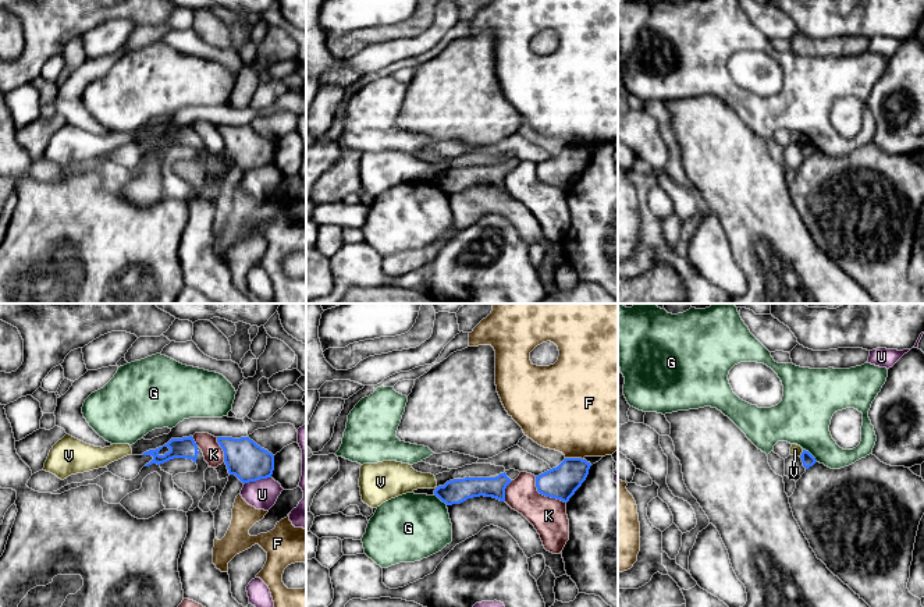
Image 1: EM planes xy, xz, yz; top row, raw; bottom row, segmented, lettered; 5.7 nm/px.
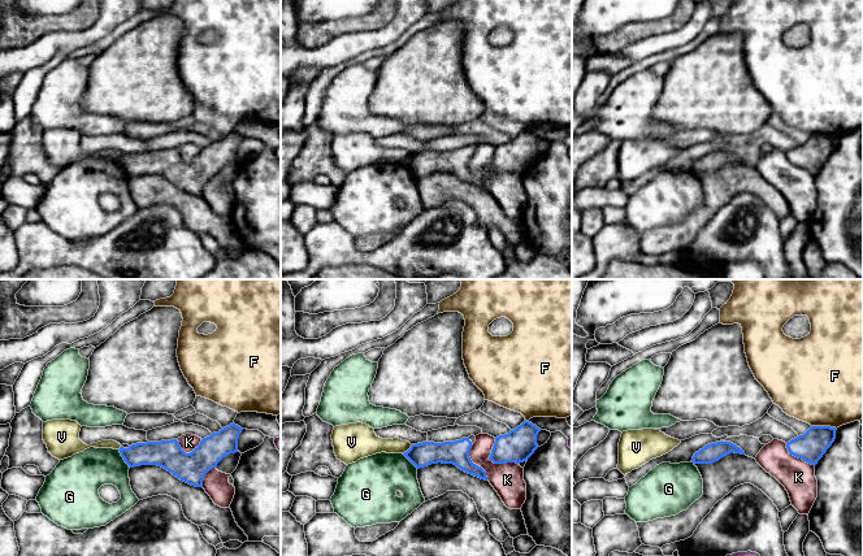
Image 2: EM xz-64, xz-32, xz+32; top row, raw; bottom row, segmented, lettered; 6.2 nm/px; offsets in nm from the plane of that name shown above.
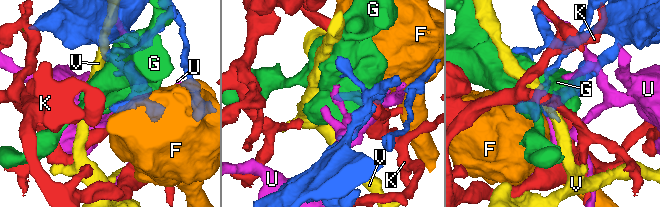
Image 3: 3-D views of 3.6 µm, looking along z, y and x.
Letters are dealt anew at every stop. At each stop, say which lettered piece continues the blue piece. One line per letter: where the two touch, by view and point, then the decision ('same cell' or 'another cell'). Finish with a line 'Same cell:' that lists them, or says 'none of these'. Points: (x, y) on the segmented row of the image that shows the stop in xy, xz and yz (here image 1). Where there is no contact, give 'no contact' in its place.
F: xz (575, 458) | another cell
G: yz (810, 454) | another cell
K: xz (544, 494) | another cell
U: xy (256, 479) | another cell
V: yz (802, 453) | another cell
Same cell: none of these

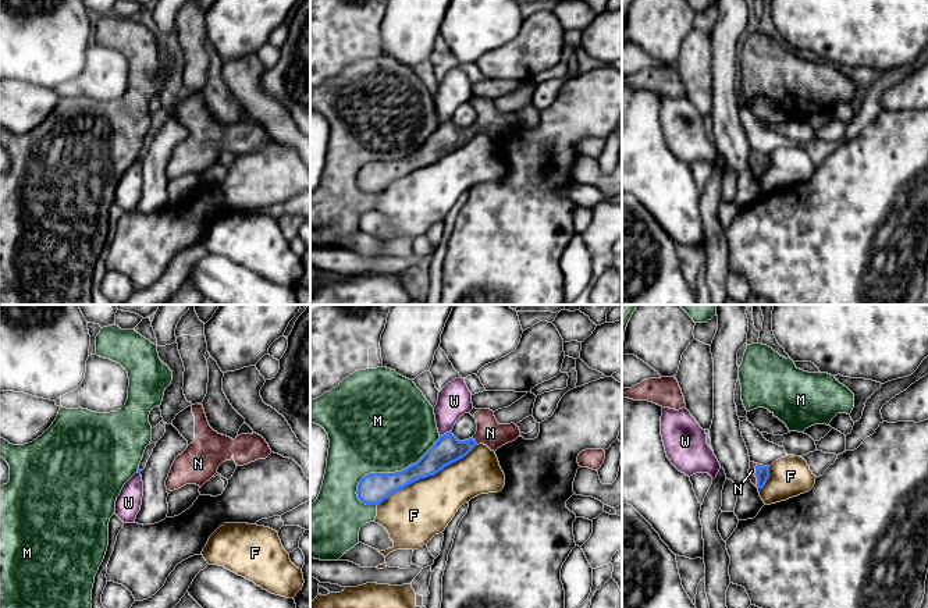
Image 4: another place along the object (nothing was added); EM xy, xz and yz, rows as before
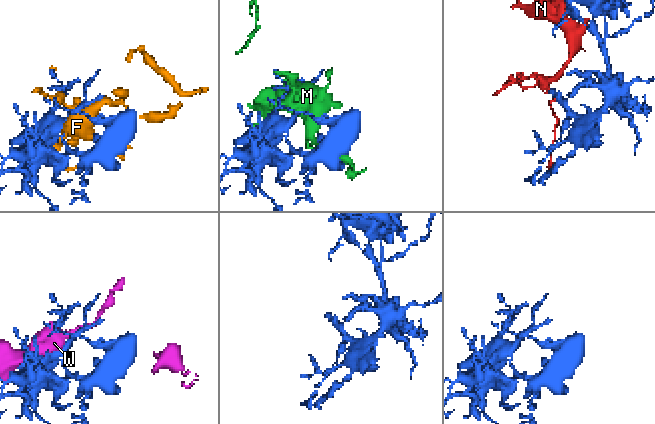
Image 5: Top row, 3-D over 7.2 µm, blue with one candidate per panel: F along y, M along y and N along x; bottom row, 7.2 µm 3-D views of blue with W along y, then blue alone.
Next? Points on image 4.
F: xz (426, 476) | another cell
M: xz (391, 473) | another cell
N: yz (754, 473) | same cell
W: xz (447, 433) | another cell
Same cell: N

